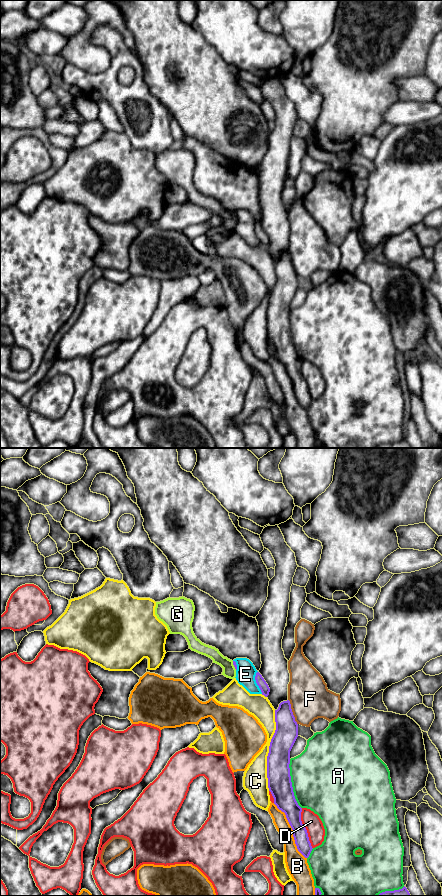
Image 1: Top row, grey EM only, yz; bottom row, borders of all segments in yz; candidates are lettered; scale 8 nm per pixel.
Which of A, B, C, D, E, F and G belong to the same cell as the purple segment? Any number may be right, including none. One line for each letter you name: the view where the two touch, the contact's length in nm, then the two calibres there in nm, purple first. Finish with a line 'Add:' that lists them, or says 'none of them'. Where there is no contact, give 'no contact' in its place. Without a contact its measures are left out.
Add: none of them

